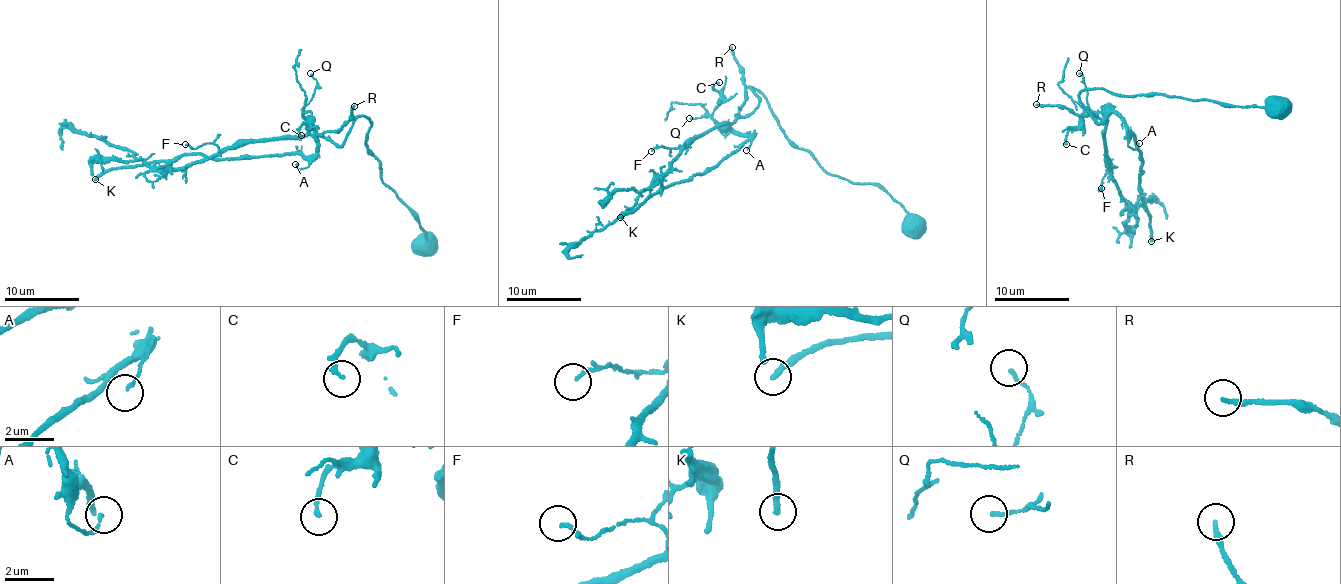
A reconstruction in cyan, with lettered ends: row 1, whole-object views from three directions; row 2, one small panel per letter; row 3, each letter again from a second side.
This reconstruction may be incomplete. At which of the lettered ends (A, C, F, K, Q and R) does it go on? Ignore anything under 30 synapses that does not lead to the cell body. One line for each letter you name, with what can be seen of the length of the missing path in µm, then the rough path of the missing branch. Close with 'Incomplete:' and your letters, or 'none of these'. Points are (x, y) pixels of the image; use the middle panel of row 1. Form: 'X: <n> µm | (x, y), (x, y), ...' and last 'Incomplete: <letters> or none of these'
K: 25 µm | (620, 217), (618, 213), (573, 211), (549, 235), (534, 245), (537, 256)
Incomplete: K

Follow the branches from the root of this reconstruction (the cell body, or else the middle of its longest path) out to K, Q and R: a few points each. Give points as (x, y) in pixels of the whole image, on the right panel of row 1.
K: (1282, 106), (1079, 93), (1098, 123), (1106, 118), (1114, 179), (1133, 210), (1143, 204), (1151, 241)
Q: (1282, 106), (1234, 107), (1160, 92), (1082, 91), (1080, 99), (1100, 123), (1106, 117), (1089, 109), (1079, 73)
R: (1282, 106), (1234, 107), (1160, 92), (1082, 91), (1080, 99), (1100, 123), (1106, 118), (1036, 104)

